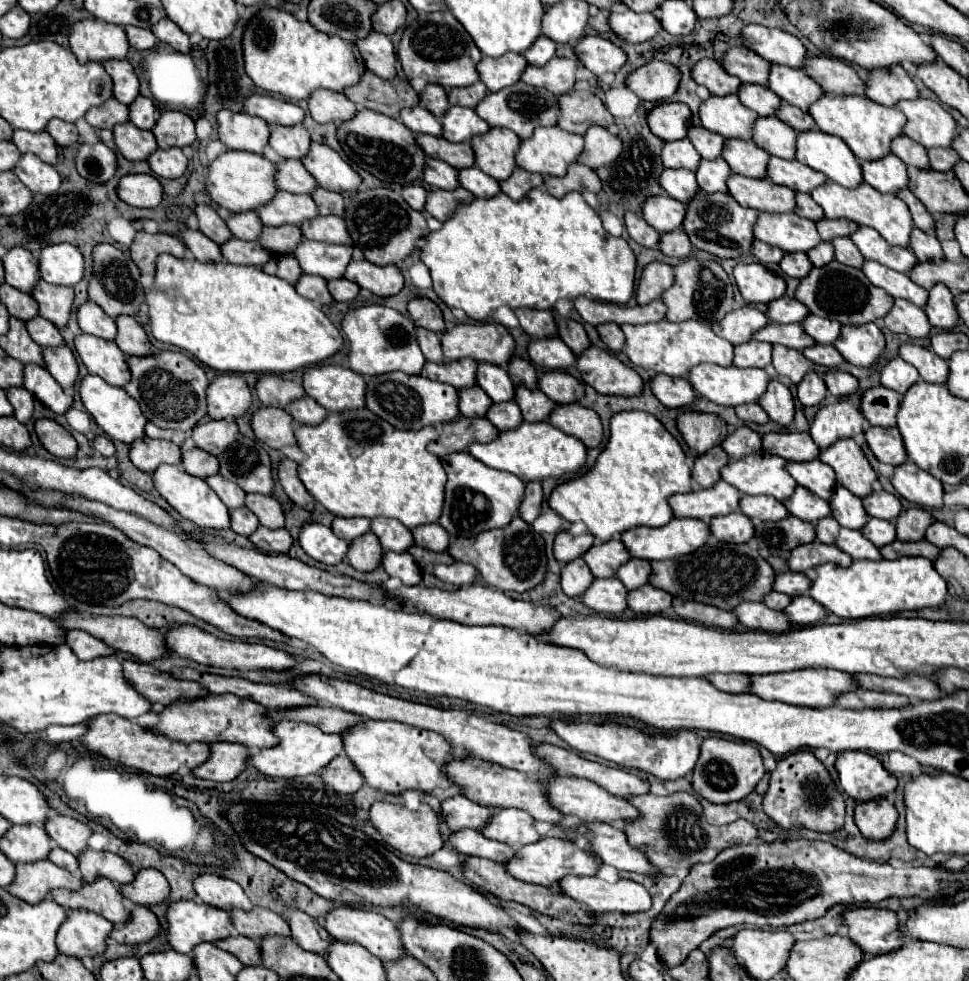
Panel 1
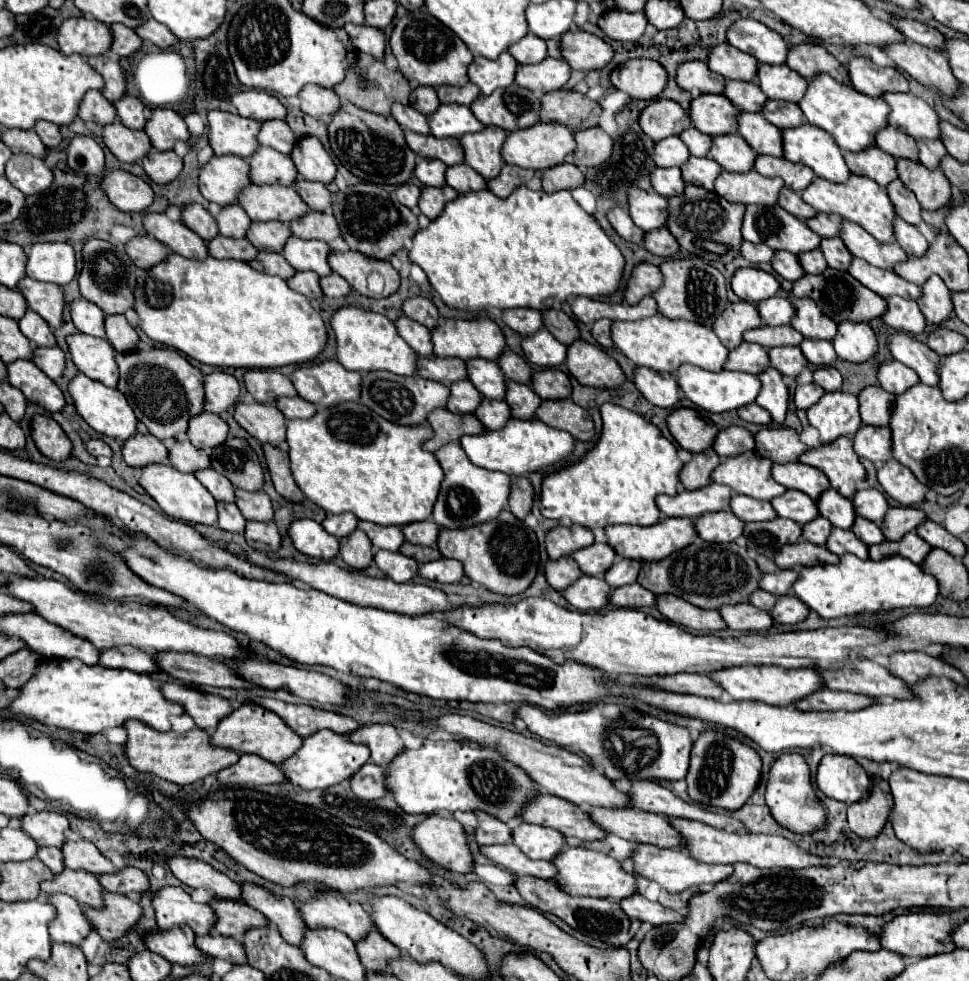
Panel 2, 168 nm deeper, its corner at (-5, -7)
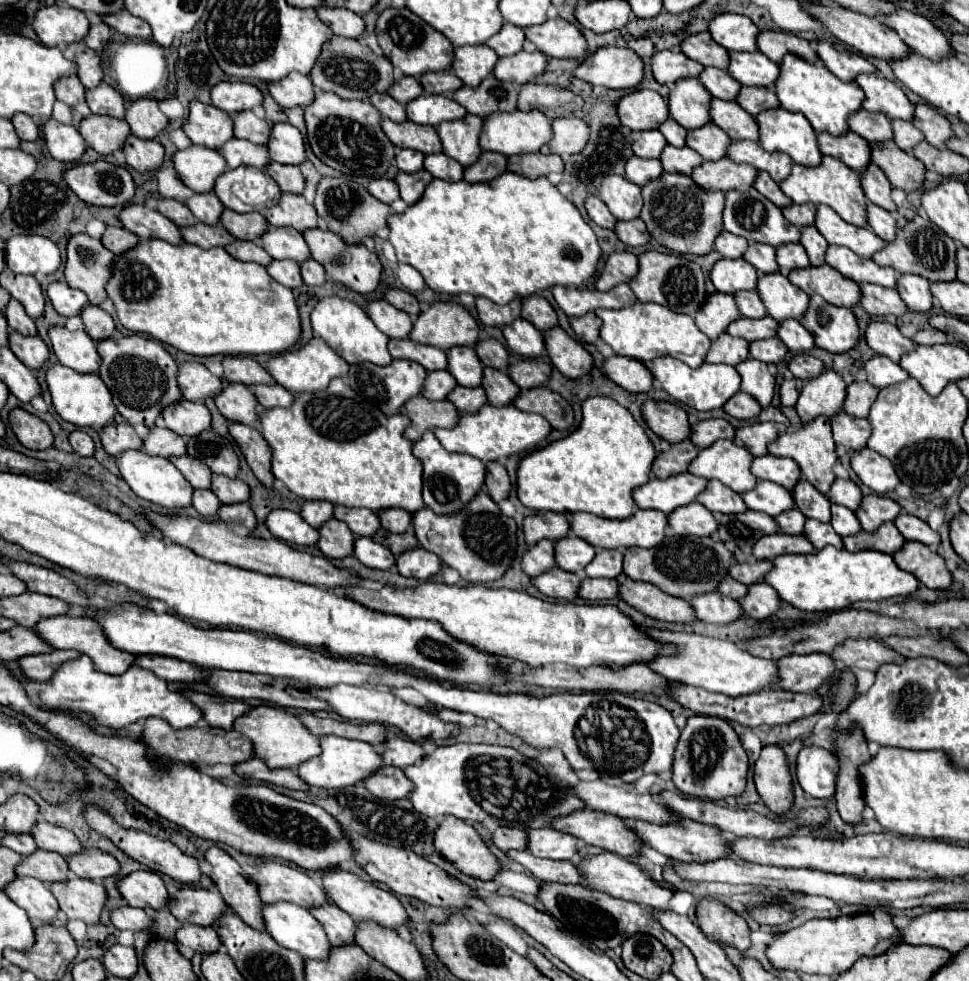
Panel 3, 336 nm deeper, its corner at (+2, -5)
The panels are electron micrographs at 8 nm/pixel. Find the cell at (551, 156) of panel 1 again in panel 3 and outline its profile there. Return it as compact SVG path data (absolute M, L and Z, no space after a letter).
M513 110L513 112L499 112L499 114L491 114L483 120L483 130L479 134L479 146L481 150L491 150L491 152L499 152L505 156L513 156L513 154L529 154L529 152L539 152L539 148L543 144L547 144L551 140L551 120L539 112L539 110Z

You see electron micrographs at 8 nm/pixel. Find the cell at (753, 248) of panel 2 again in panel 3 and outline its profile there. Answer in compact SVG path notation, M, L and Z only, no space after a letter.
M723 230L723 234L719 234L715 238L715 244L713 246L725 258L741 258L743 252L747 250L749 242L745 238L741 238L741 236L735 236L735 234Z

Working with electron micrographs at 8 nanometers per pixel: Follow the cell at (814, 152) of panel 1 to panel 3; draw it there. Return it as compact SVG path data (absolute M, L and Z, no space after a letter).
M771 108L755 116L755 122L759 126L759 144L763 150L785 152L801 166L815 166L821 162L817 134L803 114Z

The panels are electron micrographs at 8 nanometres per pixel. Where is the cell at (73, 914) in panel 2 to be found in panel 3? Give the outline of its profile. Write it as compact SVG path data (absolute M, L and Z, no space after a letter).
M17 876L5 888L5 894L23 910L27 910L31 922L57 922L59 904L41 880L29 876Z

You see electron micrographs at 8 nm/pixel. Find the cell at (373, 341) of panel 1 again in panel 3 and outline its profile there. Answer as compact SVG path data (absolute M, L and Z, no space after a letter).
M337 296L319 300L311 312L311 328L315 336L323 338L349 364L373 362L377 366L387 366L393 360L387 350L389 338L381 330L377 330L377 326L367 318L365 310L359 308L355 302Z

